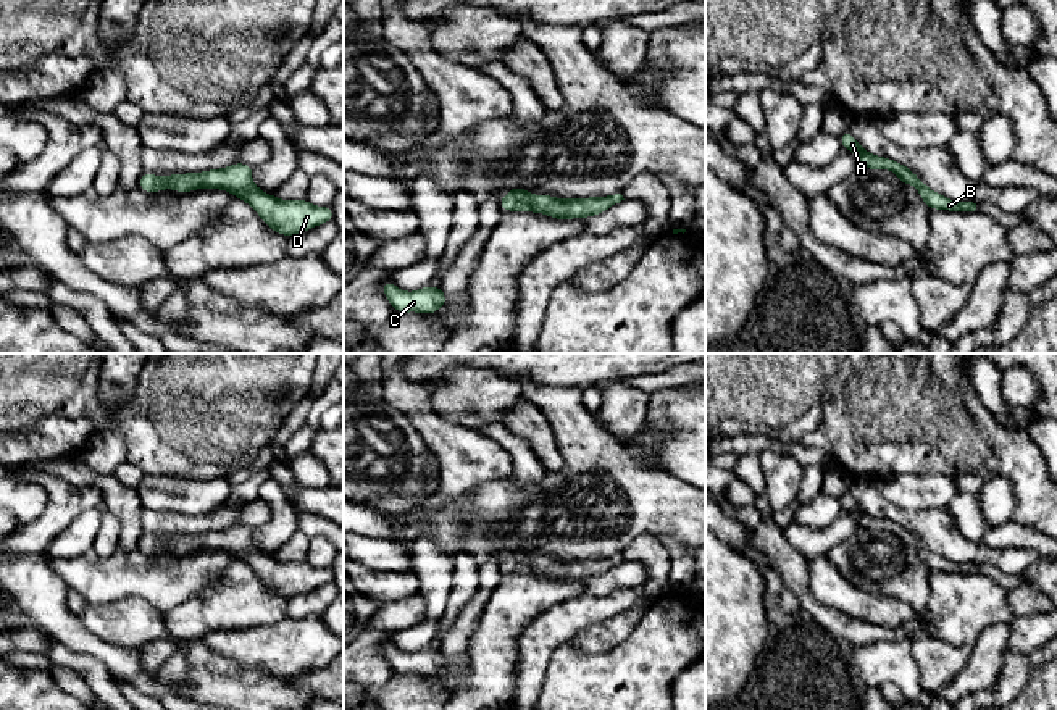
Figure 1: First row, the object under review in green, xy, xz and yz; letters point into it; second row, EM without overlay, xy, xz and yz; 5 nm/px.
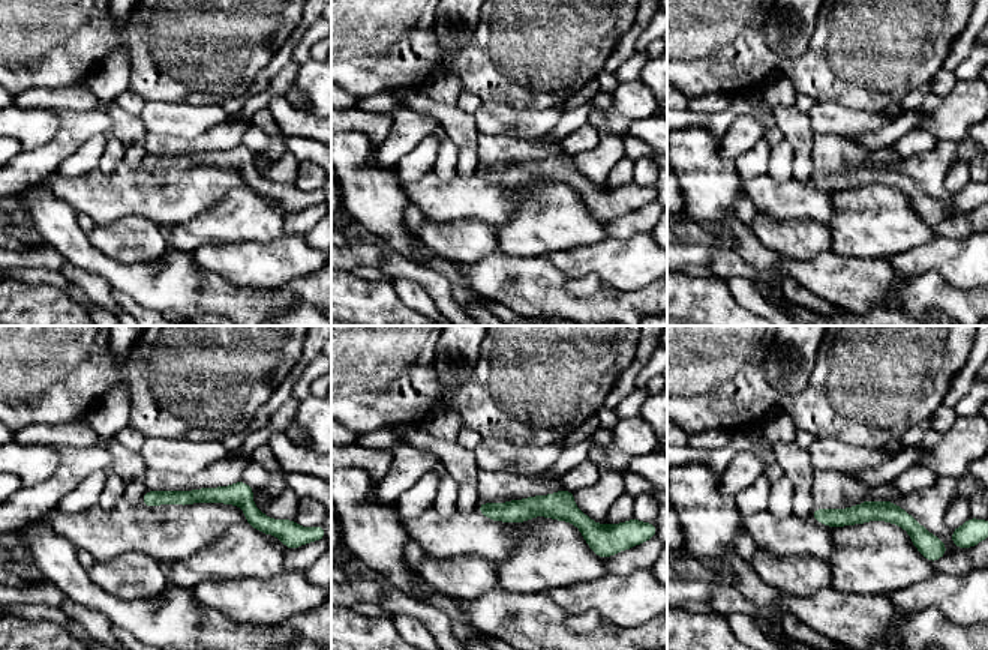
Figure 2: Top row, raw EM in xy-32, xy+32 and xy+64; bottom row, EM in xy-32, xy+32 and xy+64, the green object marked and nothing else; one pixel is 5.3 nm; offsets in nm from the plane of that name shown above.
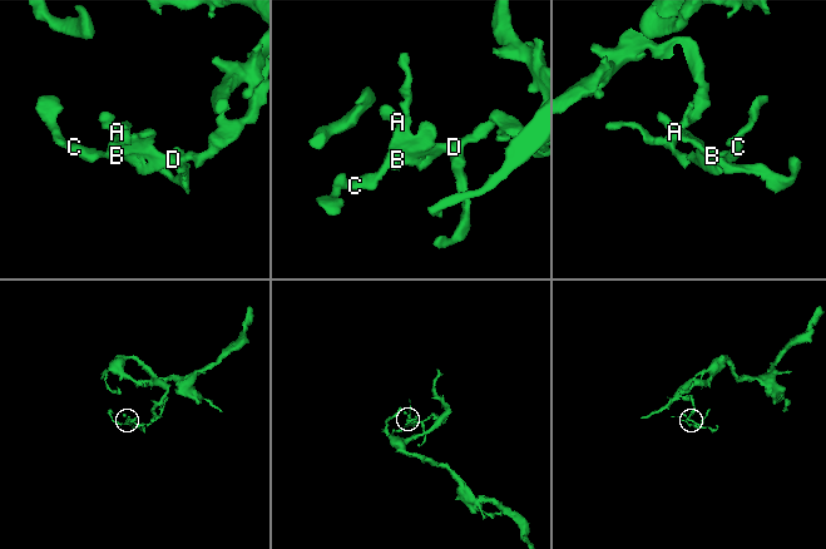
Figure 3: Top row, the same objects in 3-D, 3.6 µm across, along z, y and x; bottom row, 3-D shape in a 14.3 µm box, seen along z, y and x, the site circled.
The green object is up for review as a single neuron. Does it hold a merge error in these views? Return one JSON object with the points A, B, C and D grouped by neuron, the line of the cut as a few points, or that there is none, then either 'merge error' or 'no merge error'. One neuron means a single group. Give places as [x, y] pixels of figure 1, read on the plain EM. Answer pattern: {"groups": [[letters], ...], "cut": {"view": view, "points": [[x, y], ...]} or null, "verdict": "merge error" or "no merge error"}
{"groups": [["A", "B", "C", "D"]], "cut": null, "verdict": "no merge error"}

